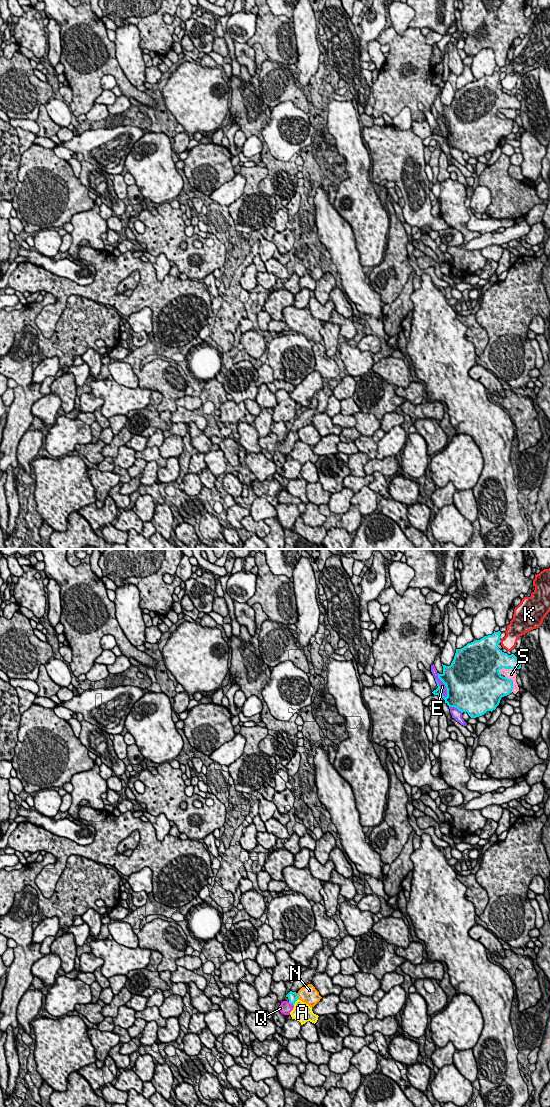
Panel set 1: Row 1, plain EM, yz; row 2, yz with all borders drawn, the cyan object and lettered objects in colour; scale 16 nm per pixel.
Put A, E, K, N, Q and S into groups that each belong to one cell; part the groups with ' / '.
A / E / K / N / Q / S

